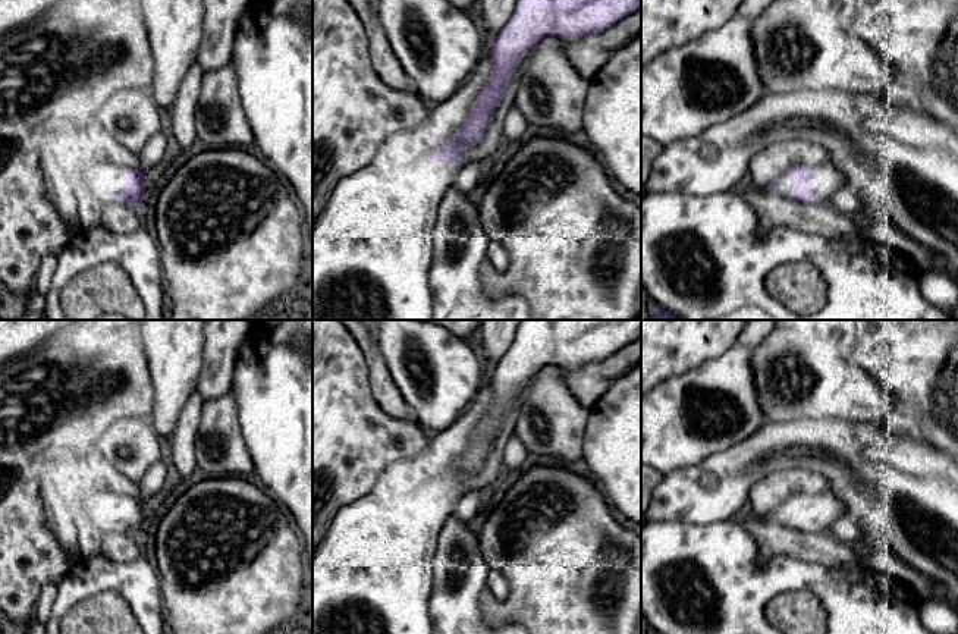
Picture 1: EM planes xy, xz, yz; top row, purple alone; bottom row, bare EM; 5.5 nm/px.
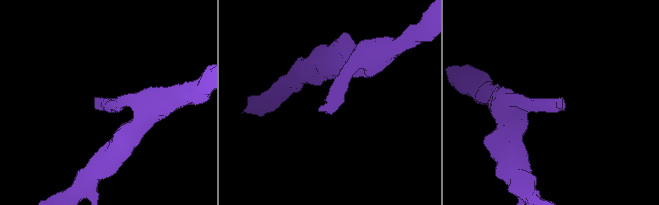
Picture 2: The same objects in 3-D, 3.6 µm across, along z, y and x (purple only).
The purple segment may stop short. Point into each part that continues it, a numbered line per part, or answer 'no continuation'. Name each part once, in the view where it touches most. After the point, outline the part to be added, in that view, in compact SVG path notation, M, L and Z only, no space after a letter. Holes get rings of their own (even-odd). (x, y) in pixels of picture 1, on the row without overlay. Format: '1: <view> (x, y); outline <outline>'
1: xy (107, 508); outline M100 493L89 499L89 517L97 517L100 530L116 533L116 525L122 522L122 514L126 512L122 508L122 502L126 499L126 496Z

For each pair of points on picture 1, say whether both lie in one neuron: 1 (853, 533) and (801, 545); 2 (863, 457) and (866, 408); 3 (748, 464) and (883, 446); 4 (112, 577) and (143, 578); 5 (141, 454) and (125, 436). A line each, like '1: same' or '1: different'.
1: different
2: different
3: same
4: same
5: same

